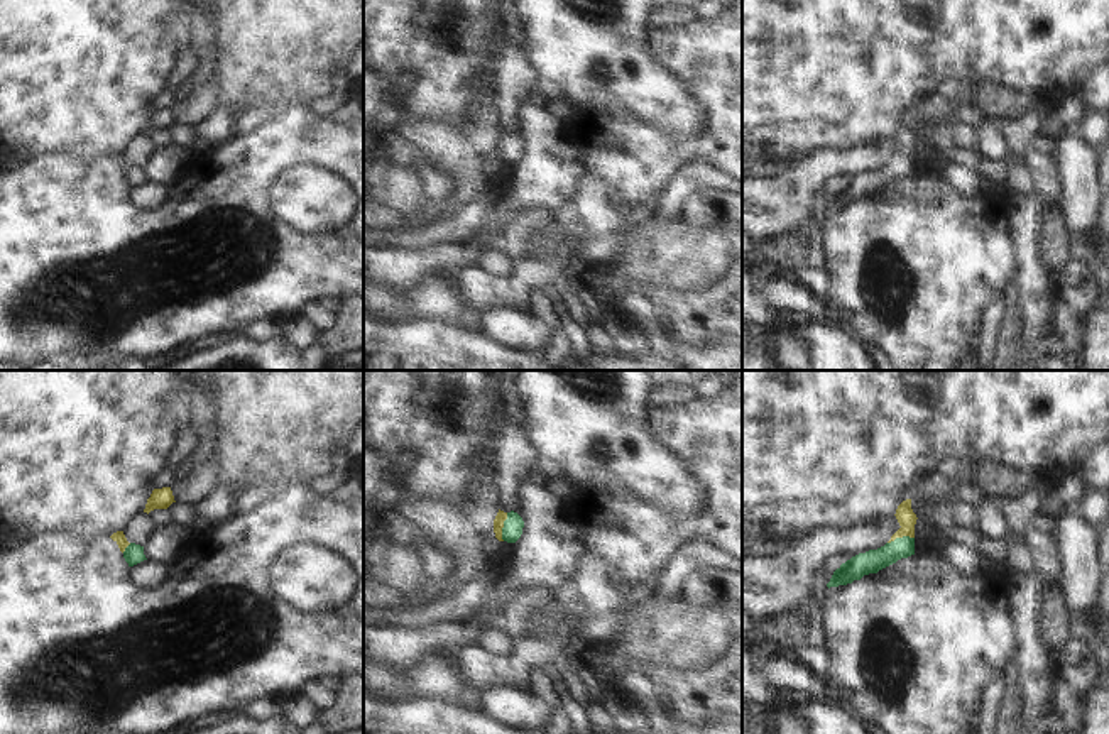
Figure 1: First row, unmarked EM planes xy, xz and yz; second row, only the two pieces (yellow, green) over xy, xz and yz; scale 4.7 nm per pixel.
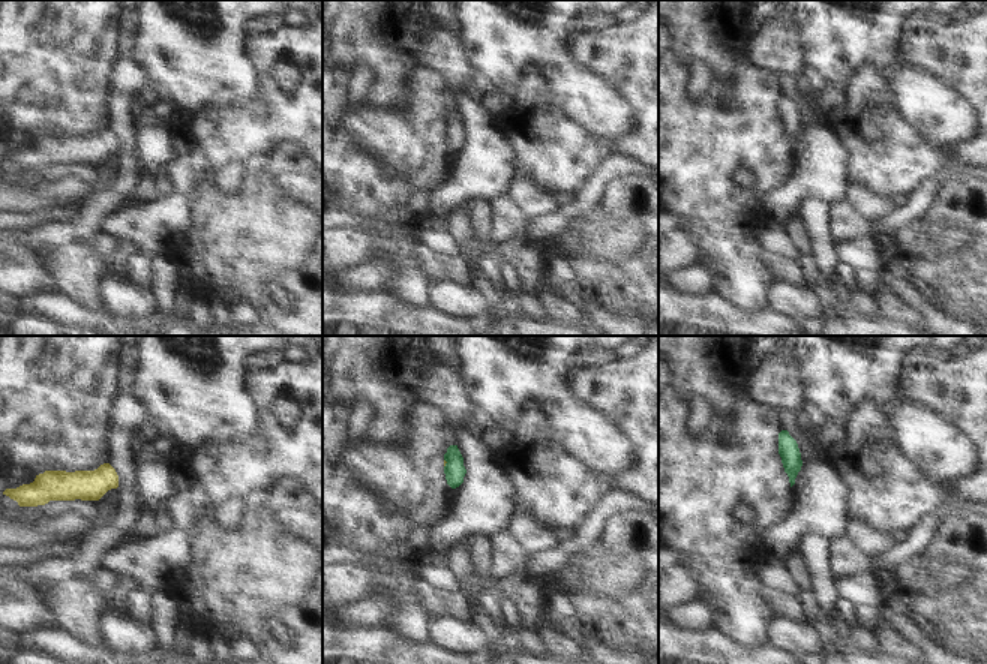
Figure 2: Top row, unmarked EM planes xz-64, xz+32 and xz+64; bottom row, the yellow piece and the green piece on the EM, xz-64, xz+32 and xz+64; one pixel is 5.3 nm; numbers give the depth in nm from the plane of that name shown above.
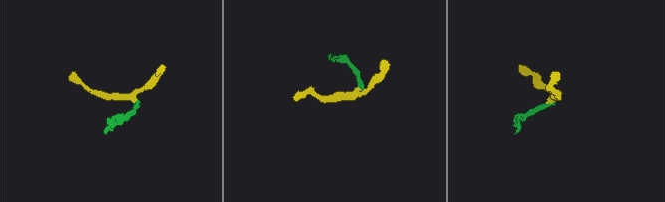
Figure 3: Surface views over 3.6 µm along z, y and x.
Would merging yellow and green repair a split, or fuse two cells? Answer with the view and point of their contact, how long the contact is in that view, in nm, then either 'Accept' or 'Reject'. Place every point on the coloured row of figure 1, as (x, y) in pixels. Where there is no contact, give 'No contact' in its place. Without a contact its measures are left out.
Touches yellow at xz (502, 526). Shared border 140 nm. Accept.

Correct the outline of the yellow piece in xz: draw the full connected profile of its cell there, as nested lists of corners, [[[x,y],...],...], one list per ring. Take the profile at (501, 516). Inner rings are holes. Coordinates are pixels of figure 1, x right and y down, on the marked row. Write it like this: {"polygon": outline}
{"polygon": [[[499,509],[494,519],[494,533],[499,541],[516,543],[522,534],[522,528],[524,521],[517,512],[504,512]]]}

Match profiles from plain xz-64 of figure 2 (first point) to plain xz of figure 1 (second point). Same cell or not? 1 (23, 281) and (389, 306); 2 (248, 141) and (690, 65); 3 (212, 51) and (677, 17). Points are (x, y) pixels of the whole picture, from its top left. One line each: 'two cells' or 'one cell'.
1: one cell
2: one cell
3: two cells

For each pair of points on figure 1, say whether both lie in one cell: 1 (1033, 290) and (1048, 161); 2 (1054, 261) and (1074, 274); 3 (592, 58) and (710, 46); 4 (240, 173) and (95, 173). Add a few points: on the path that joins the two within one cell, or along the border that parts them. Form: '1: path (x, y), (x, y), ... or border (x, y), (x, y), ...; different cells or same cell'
1: path (1028, 257), (1028, 212), (1045, 193); same cell
2: border (1070, 259), (1054, 276); different cells
3: border (648, 31), (648, 51), (678, 80); different cells
4: path (203, 208), (180, 220), (136, 220), (125, 210); same cell

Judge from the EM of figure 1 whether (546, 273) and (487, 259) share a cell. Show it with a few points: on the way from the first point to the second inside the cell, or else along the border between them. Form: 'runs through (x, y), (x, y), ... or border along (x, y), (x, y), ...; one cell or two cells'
border along (475, 264), (484, 274), (509, 276), (513, 273); two cells

